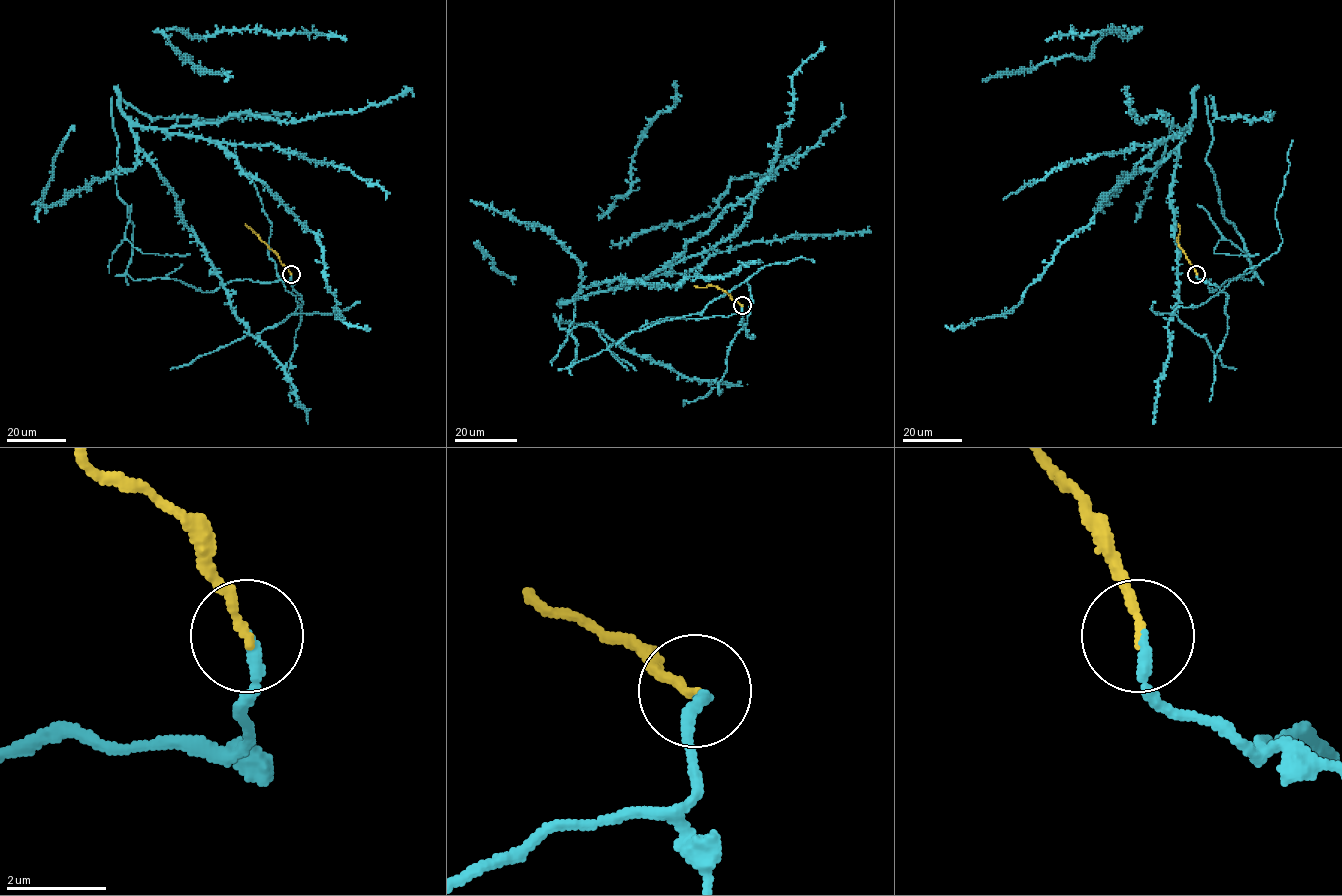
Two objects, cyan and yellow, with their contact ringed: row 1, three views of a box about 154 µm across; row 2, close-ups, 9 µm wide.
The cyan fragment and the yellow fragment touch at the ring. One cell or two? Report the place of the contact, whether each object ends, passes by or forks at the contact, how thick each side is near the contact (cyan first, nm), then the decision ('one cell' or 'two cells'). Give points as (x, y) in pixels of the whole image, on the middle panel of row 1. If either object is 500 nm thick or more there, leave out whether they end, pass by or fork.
(742, 305) | cyan ends | yellow ends | 220/170 nm | one cell

